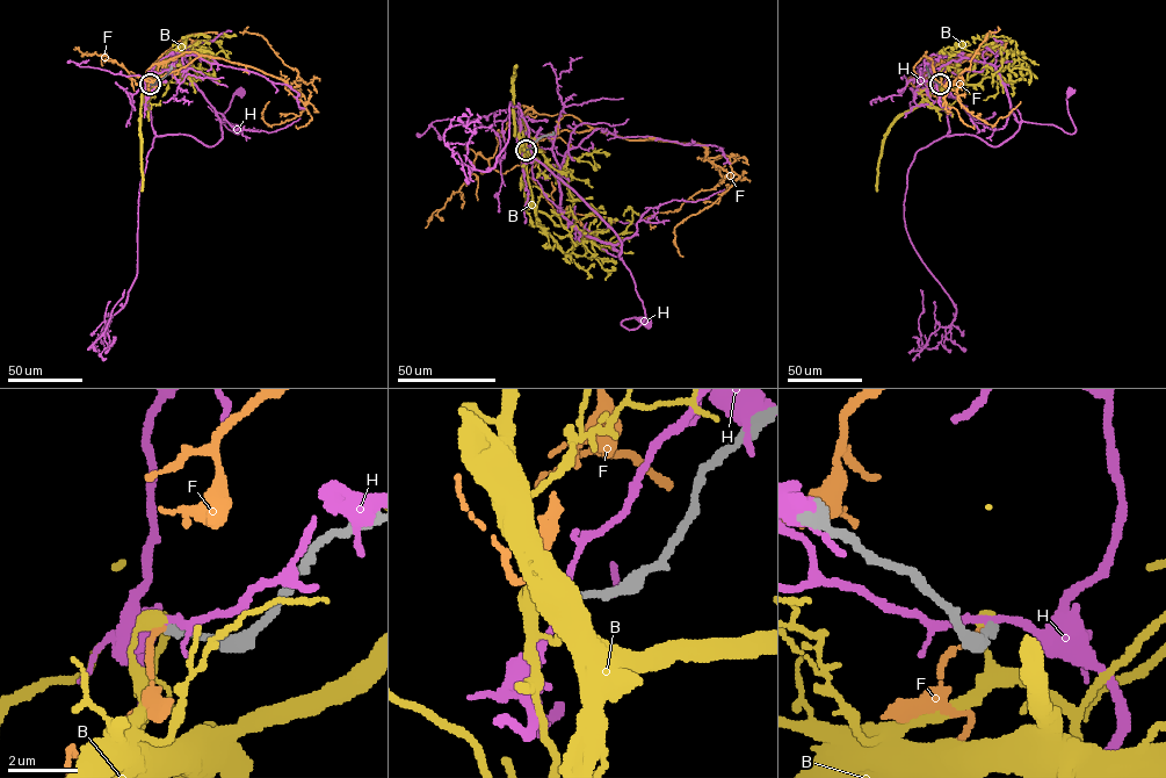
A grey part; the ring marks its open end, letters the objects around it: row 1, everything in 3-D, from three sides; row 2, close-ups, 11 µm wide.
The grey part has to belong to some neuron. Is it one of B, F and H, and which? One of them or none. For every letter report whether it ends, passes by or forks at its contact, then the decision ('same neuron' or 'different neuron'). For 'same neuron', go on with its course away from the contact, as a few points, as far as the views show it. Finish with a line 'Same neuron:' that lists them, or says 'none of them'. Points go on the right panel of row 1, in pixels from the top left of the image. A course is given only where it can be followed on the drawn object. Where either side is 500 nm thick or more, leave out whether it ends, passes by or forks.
B: it ends | different neuron
F: it ends | different neuron
H: it passes by | different neuron
Same neuron: none of them

